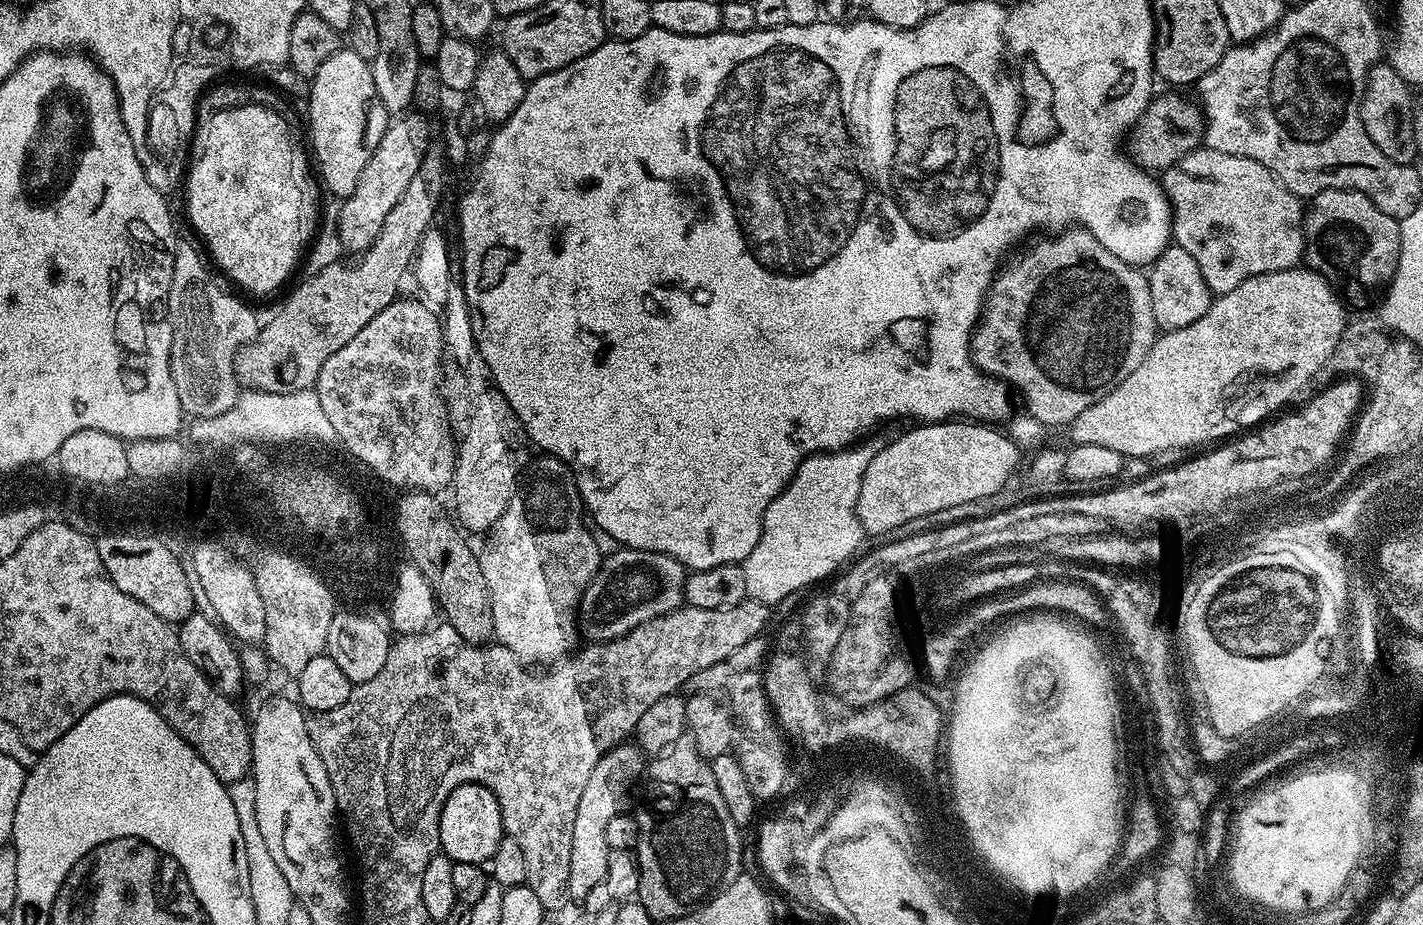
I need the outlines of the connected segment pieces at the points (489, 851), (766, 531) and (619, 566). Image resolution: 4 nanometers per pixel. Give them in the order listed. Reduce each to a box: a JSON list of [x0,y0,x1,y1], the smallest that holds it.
[[438,784,504,865],[742,443,877,606],[582,547,686,642]]

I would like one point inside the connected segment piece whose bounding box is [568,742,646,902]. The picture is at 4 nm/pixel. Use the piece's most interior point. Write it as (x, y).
(605, 794)

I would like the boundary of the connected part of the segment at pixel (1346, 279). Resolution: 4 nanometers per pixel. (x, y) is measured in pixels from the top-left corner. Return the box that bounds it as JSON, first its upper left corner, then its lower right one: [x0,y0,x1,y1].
[1302,188,1400,308]

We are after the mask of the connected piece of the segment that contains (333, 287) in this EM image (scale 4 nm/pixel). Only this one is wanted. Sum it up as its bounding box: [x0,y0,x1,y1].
[236,142,450,394]

